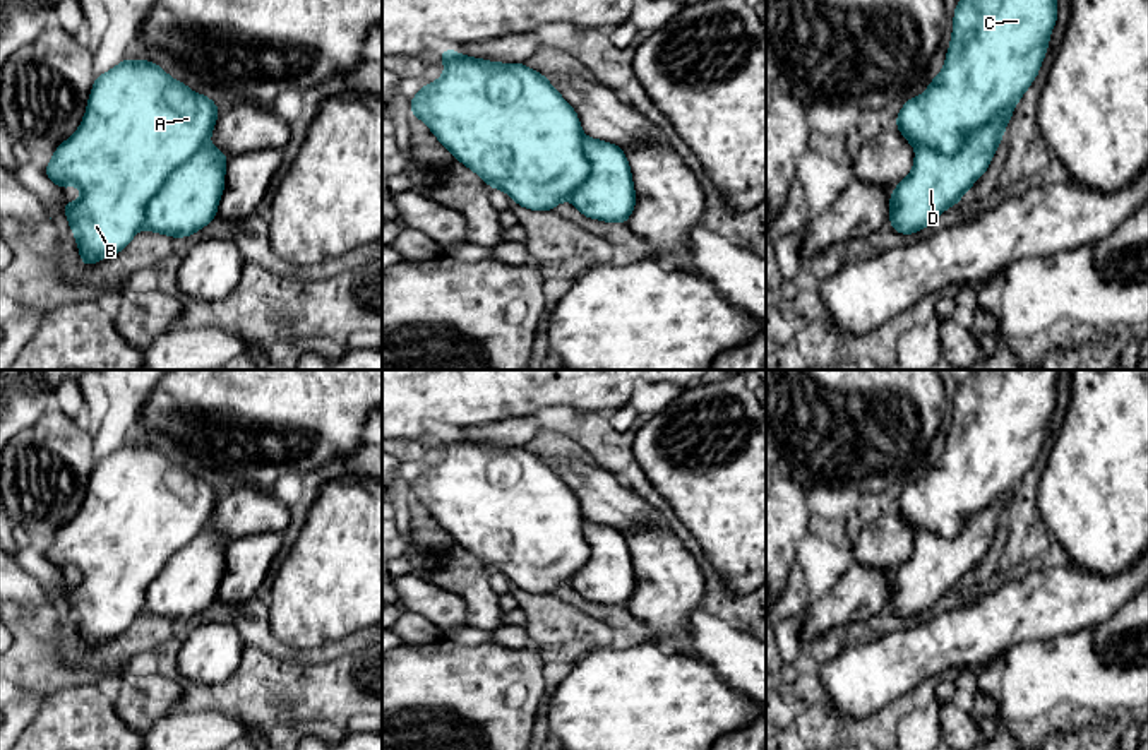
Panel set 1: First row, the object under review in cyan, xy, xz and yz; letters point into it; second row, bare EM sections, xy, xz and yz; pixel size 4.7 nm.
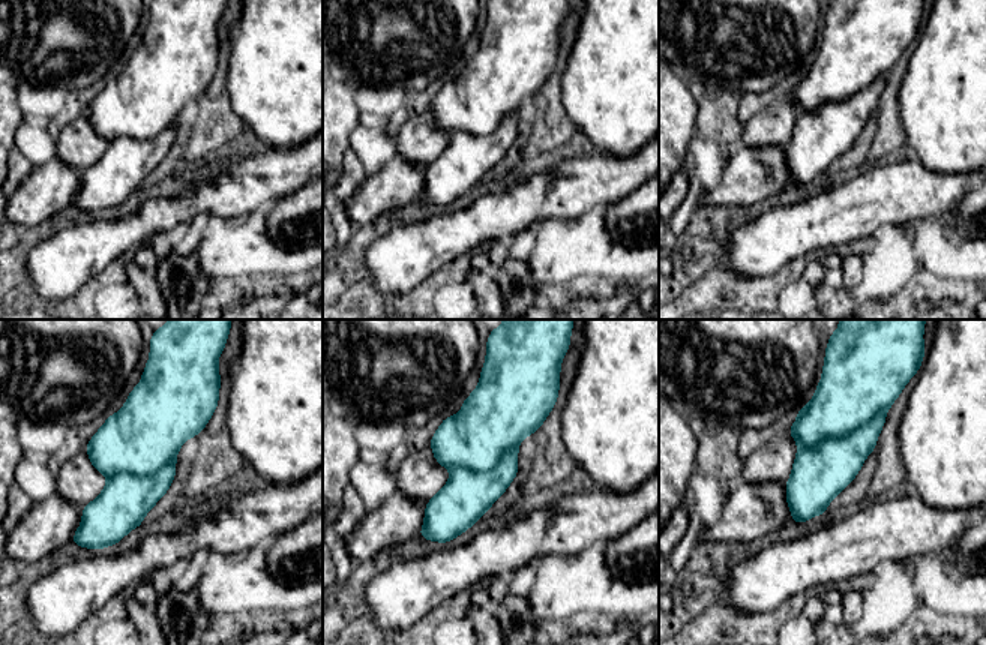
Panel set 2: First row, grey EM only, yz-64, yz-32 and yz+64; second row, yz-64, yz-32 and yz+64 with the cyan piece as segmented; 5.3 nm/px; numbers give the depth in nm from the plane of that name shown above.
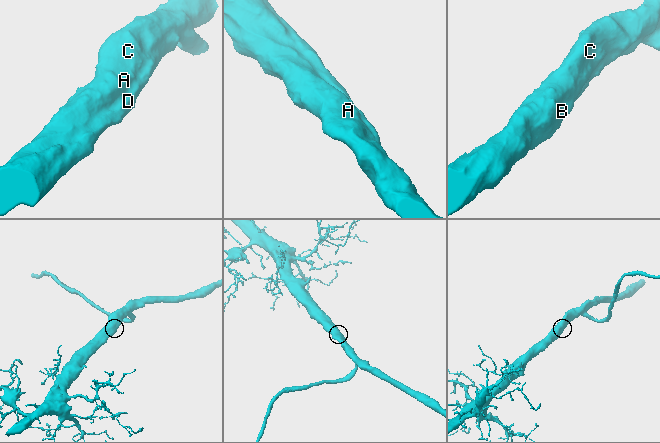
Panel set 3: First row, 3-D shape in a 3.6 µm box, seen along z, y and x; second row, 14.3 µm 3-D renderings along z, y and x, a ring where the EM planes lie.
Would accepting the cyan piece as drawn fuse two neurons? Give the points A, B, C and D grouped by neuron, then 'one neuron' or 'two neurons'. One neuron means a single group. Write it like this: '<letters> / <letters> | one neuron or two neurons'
A B C D | one neuron

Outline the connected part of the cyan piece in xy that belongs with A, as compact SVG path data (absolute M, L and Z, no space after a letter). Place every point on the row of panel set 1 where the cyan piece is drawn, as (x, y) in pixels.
M122 60L113 70L96 77L81 127L57 147L45 170L60 188L77 185L82 190L77 202L65 200L63 205L86 267L123 250L141 228L176 240L216 219L230 159L207 142L219 111L209 96L190 91L147 60Z

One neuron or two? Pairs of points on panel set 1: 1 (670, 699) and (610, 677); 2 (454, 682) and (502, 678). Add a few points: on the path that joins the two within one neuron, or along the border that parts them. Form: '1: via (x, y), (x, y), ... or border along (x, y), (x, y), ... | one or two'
1: via (655, 699), (633, 699), (626, 692) | one
2: via (466, 682), (490, 682) | one

